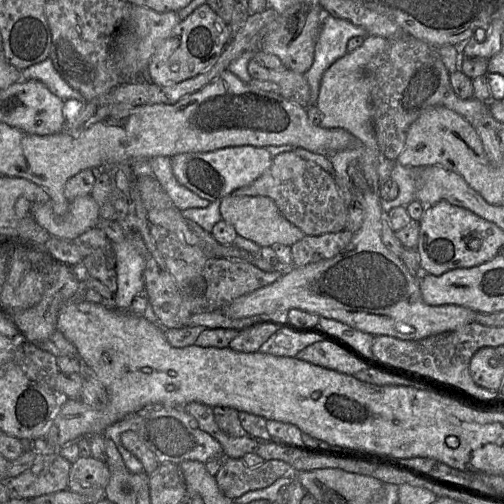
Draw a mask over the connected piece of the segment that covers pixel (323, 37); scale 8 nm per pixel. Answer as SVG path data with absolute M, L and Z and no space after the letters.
M325 14L315 47L314 60L304 74L310 86L309 106L316 105L324 72L348 53L348 41L356 36L367 37L365 28L352 22Z

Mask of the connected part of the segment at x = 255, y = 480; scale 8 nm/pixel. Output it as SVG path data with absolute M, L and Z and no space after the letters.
M228 458L215 476L221 492L235 500L243 494L263 489L281 477L295 477L296 471L282 460L268 460L257 467L248 467L242 459Z

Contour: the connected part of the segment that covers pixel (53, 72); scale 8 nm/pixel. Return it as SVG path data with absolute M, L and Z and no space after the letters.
M50 58L22 70L21 77L25 81L37 80L42 82L63 101L74 99L86 103L83 96L61 77Z

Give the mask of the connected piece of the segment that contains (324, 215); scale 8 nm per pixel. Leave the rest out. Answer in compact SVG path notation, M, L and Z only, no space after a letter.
M284 152L275 156L271 166L259 178L231 195L271 198L282 215L306 236L335 233L346 229L347 210L333 174L294 152Z

